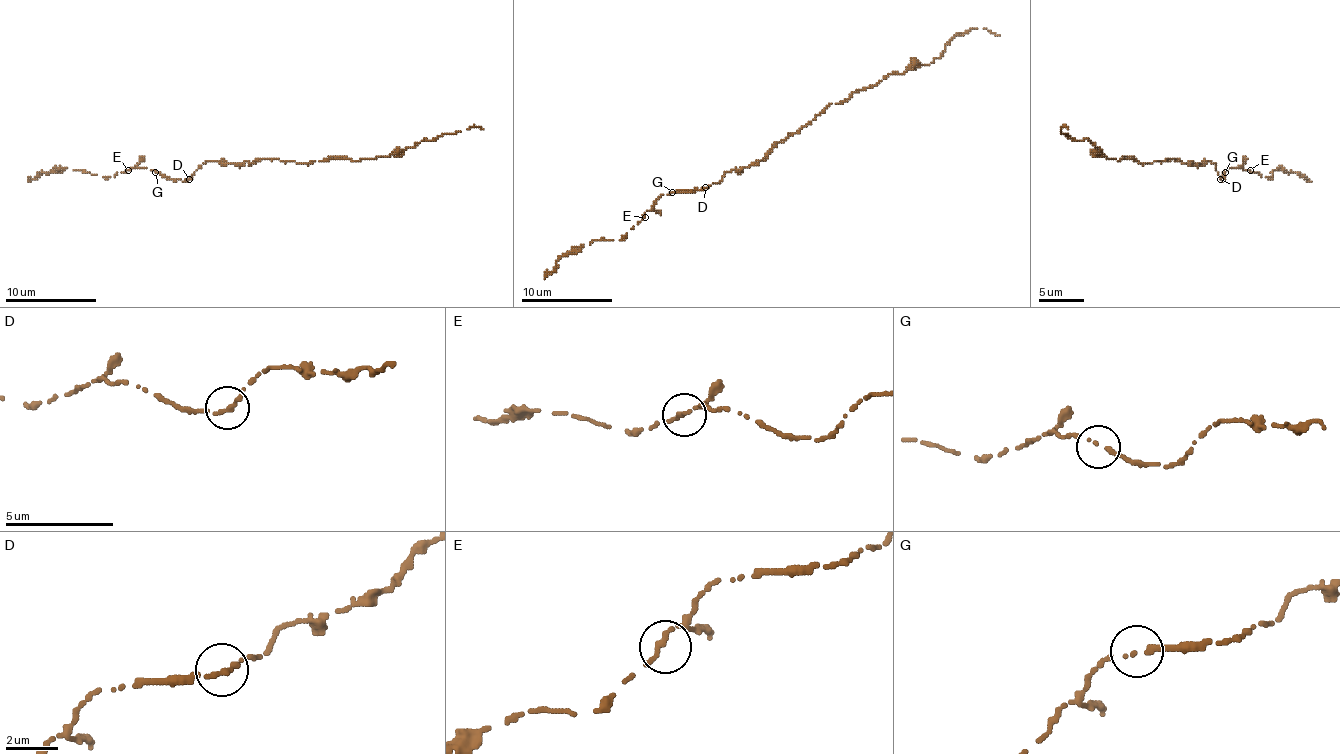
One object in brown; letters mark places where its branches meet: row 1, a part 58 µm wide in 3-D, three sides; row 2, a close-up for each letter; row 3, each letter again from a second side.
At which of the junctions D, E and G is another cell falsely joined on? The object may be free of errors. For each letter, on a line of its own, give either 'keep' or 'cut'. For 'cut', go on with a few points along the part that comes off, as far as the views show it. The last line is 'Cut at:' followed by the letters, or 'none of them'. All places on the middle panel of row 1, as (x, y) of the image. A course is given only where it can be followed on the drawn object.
D: keep
E: keep
G: keep
Cut at: none of them

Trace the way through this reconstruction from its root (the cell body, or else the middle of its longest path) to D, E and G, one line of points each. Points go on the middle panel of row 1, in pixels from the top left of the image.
D: (767, 154), (747, 167), (726, 172), (717, 183), (706, 188)
E: (767, 154), (747, 167), (726, 172), (717, 183), (706, 188), (663, 194), (645, 213), (645, 217)
G: (767, 154), (747, 167), (726, 172), (717, 183), (699, 190), (672, 192)

